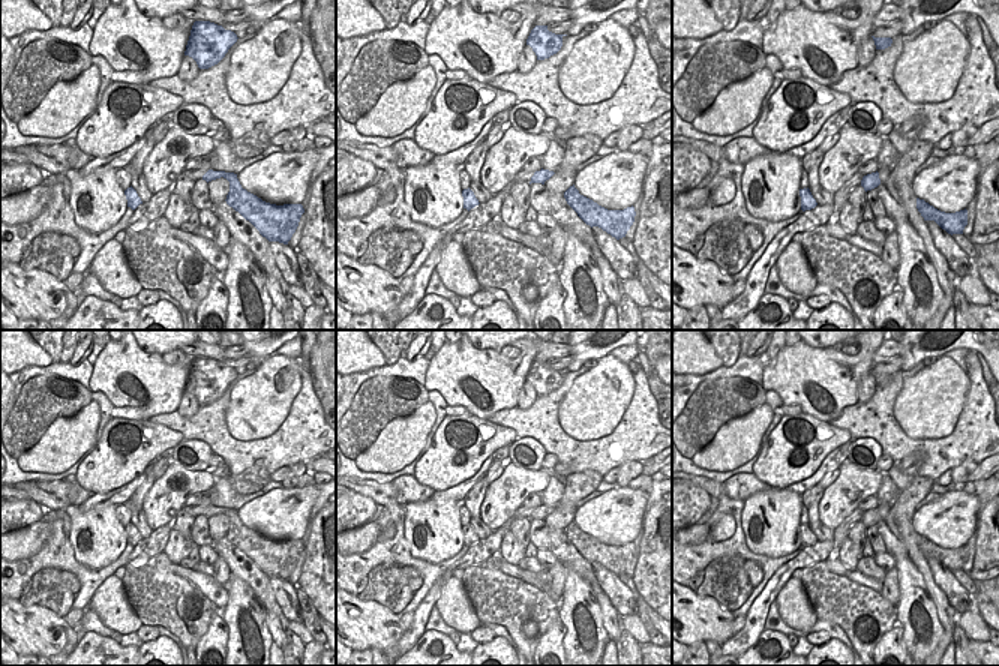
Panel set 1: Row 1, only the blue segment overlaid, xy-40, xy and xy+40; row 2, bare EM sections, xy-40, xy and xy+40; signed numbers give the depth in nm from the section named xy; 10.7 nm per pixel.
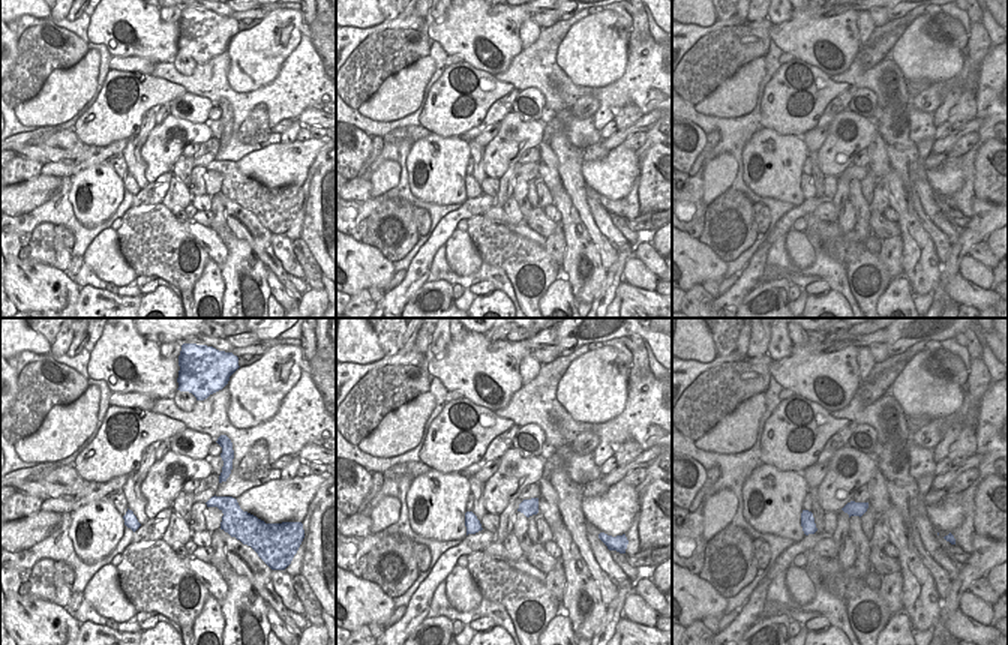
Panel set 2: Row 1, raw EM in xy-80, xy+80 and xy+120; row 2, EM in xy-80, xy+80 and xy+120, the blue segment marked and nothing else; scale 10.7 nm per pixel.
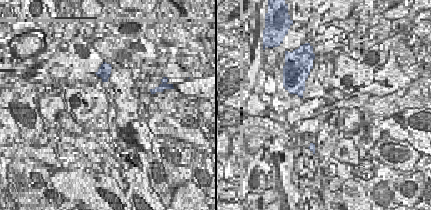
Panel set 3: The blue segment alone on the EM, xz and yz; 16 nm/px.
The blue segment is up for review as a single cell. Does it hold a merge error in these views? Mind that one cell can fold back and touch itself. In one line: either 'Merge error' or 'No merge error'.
Merge error.

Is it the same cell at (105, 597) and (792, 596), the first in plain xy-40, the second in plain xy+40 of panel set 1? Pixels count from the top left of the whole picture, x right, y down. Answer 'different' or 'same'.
same

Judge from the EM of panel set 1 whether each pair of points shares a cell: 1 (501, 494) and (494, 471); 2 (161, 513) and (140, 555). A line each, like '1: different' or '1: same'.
1: different
2: different

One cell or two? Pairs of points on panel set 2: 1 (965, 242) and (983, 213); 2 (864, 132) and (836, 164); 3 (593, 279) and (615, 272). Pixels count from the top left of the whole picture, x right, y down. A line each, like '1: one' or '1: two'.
1: one
2: one
3: two

